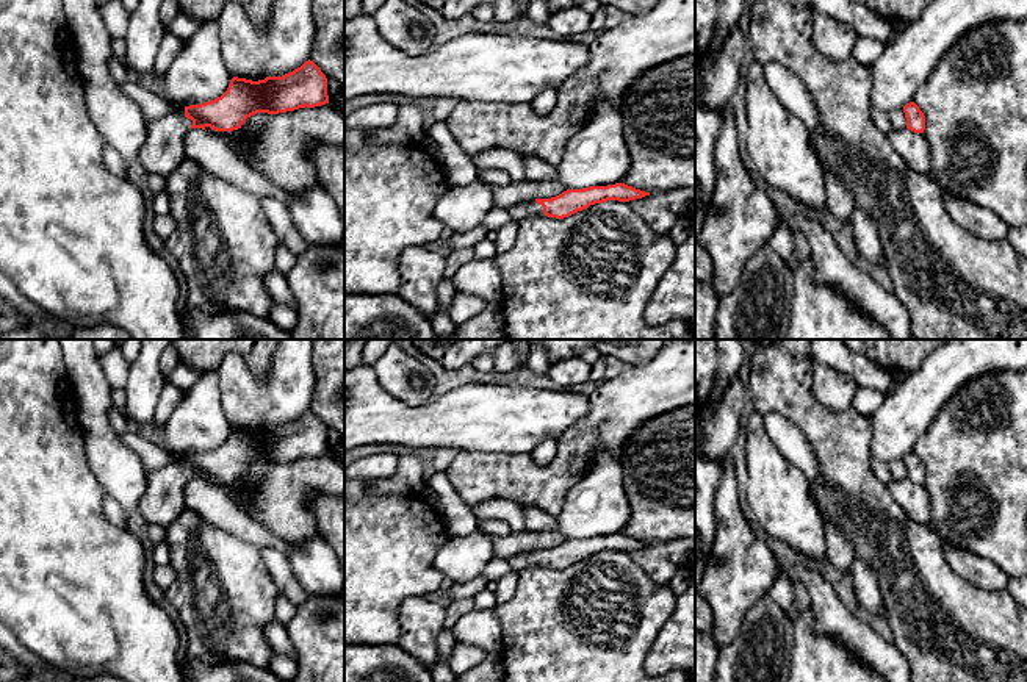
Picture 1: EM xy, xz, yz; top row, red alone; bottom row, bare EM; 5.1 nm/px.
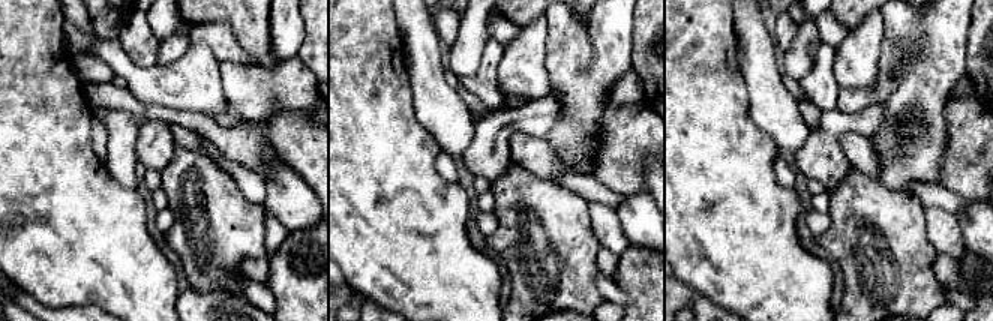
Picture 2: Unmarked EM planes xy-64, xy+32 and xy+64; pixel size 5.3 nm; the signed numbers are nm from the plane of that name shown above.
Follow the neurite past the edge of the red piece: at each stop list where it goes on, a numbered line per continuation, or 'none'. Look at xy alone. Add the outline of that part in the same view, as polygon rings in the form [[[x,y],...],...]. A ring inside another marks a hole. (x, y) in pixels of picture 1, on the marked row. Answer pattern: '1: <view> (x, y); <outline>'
1: xy (163, 150); [[[185,106],[180,113],[171,113],[160,119],[147,122],[147,138],[139,150],[139,164],[149,175],[168,178],[185,160],[185,136],[193,120],[185,116]]]

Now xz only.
1: xz (520, 210); [[[521,200],[510,206],[507,211],[510,217],[520,221],[528,216],[543,214],[543,206],[539,205],[535,200]]]

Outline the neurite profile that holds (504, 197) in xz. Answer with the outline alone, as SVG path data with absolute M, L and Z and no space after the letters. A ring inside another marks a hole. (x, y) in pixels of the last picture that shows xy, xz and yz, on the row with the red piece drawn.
M524 180L520 183L512 181L506 186L484 185L492 189L493 205L503 210L509 210L521 200L551 199L567 191L562 185L553 181Z

